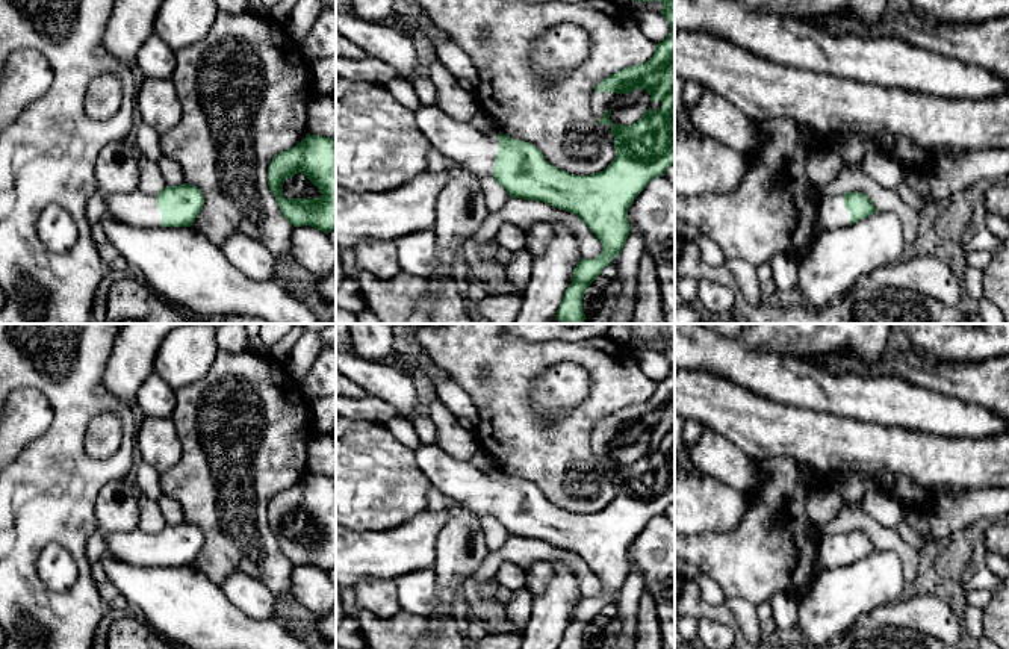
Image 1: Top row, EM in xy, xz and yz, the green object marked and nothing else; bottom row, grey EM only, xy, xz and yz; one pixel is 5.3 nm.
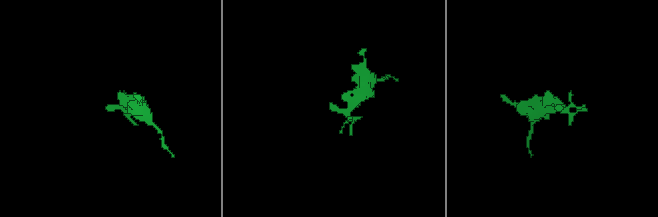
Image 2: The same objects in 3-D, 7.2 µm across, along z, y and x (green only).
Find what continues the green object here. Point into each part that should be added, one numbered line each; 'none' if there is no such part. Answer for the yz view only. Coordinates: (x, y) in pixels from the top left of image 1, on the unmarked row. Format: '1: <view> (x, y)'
1: yz (834, 554)

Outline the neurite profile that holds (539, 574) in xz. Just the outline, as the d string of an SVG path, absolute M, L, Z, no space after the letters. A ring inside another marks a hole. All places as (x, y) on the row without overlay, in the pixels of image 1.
M534 561L525 572L526 590L532 595L545 592L554 576L554 569L548 561Z

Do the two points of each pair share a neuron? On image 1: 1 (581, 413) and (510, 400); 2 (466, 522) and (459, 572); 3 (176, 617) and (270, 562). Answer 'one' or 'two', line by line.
1: one
2: one
3: two

